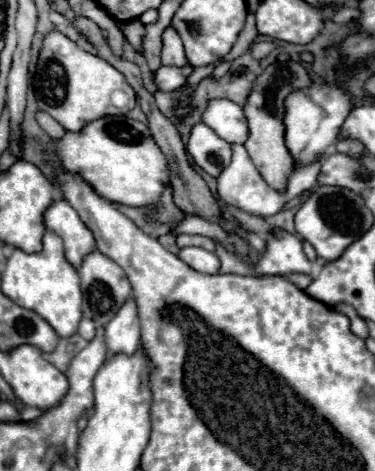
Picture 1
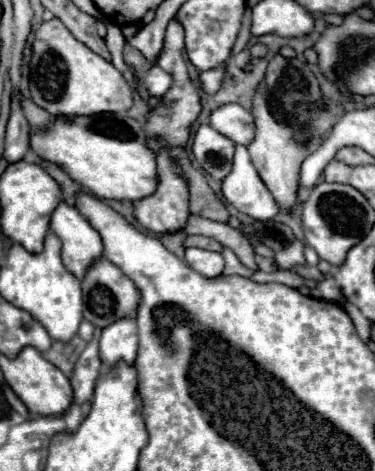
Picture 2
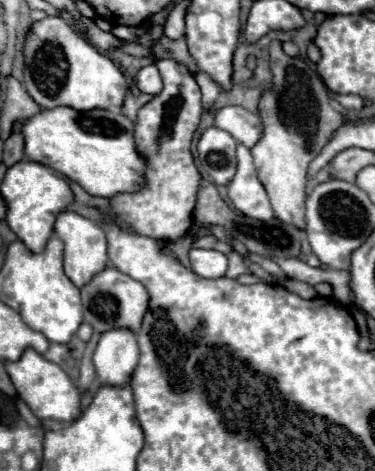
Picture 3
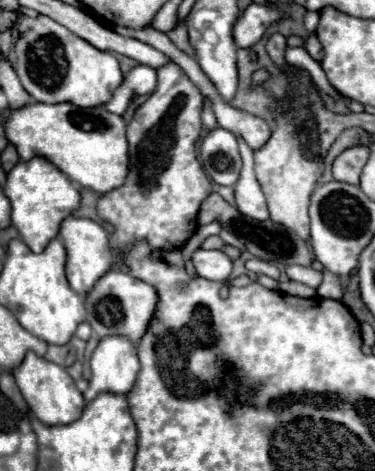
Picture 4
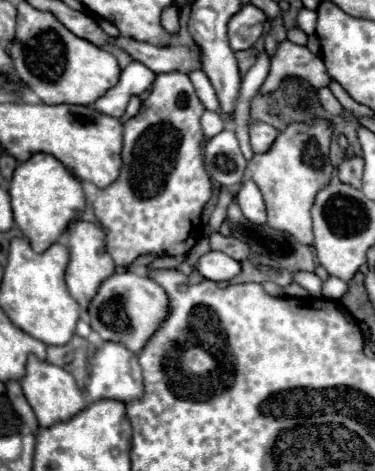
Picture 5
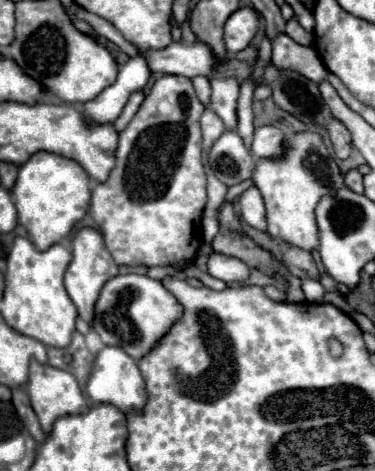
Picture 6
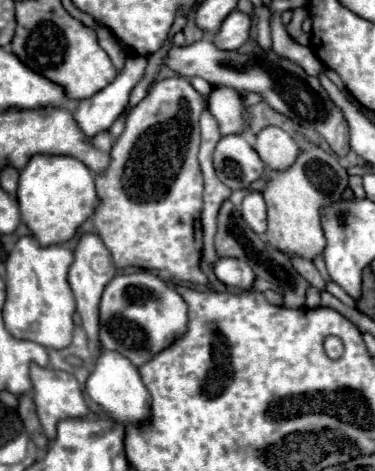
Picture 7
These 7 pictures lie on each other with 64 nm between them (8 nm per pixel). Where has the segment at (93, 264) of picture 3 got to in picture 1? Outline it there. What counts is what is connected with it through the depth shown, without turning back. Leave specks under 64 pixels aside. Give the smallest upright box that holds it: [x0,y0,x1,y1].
[44,200,96,268]

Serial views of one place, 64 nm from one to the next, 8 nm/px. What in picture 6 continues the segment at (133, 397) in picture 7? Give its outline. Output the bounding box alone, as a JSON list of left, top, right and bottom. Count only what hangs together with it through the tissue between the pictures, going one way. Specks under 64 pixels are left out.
[86,346,148,414]

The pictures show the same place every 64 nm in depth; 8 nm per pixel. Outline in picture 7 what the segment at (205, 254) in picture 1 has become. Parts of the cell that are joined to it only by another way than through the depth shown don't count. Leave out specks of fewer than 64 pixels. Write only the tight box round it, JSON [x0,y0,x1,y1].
[214,258,256,290]

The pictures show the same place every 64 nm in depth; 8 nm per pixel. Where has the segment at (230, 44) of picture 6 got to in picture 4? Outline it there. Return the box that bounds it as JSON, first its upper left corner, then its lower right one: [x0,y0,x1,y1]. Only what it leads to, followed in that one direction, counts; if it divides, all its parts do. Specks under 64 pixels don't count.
[232,4,282,48]

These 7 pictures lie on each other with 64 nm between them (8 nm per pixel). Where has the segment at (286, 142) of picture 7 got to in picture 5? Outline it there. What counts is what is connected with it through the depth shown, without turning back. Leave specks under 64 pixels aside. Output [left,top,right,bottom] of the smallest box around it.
[250,122,278,154]

